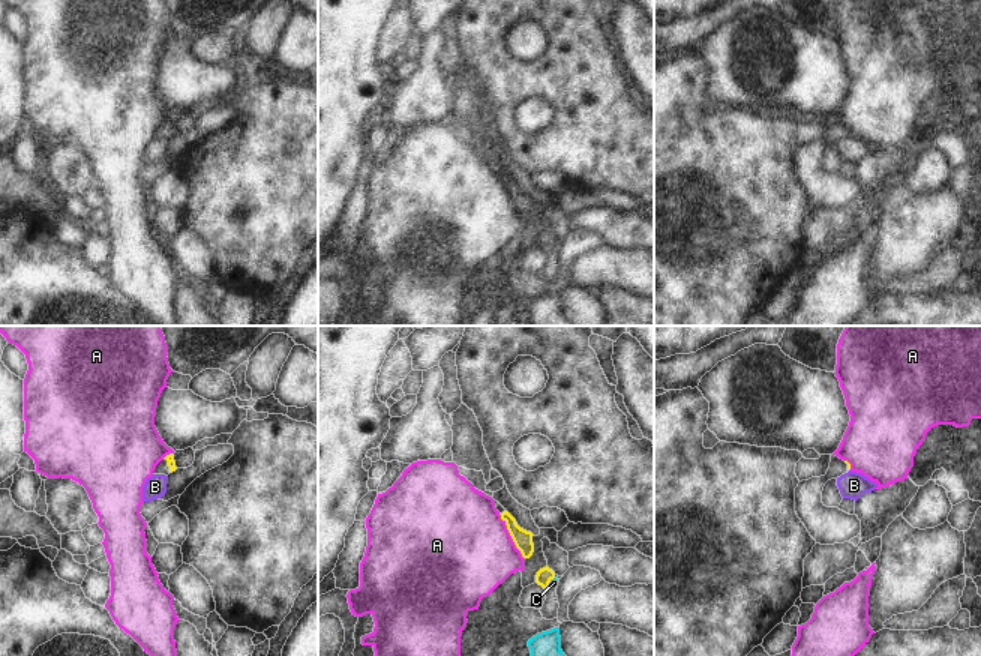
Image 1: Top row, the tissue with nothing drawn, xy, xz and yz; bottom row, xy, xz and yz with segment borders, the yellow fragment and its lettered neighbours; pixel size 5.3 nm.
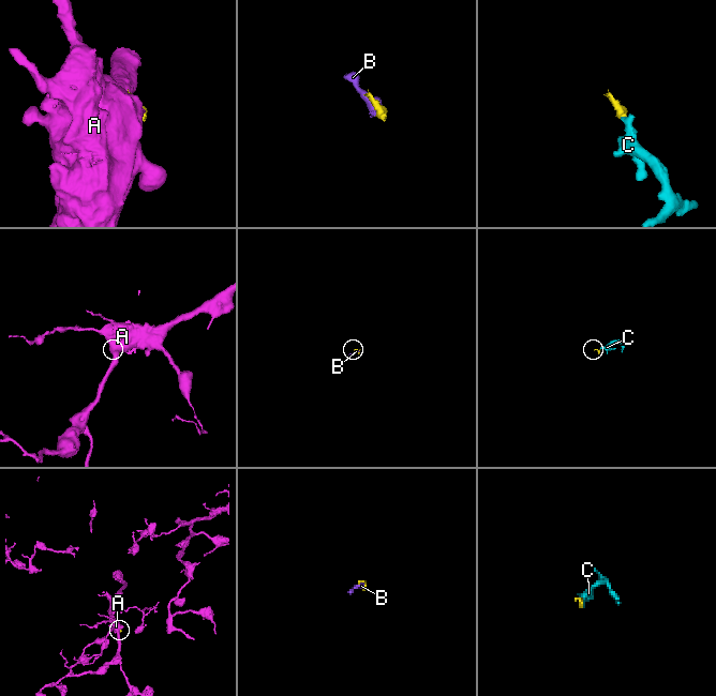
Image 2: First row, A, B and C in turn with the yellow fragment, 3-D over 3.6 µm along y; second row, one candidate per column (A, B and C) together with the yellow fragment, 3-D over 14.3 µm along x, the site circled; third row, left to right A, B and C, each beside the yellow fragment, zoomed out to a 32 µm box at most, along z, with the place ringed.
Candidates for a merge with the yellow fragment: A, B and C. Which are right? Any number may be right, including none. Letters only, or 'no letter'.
C

